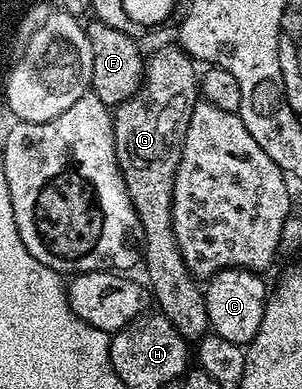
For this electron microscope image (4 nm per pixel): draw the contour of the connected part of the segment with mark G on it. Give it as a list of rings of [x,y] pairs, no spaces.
[[[173,46],[173,48],[161,48],[153,57],[151,55],[148,57],[141,89],[122,104],[116,105],[112,113],[115,154],[143,229],[143,268],[145,264],[145,272],[149,275],[147,288],[151,293],[152,303],[153,300],[157,303],[156,311],[165,316],[167,322],[171,322],[171,326],[175,326],[175,330],[179,330],[179,334],[187,342],[196,342],[210,331],[207,302],[202,285],[198,277],[187,270],[187,262],[183,262],[183,254],[173,233],[173,179],[179,166],[183,138],[191,122],[191,110],[198,102],[198,65],[183,49]]]

